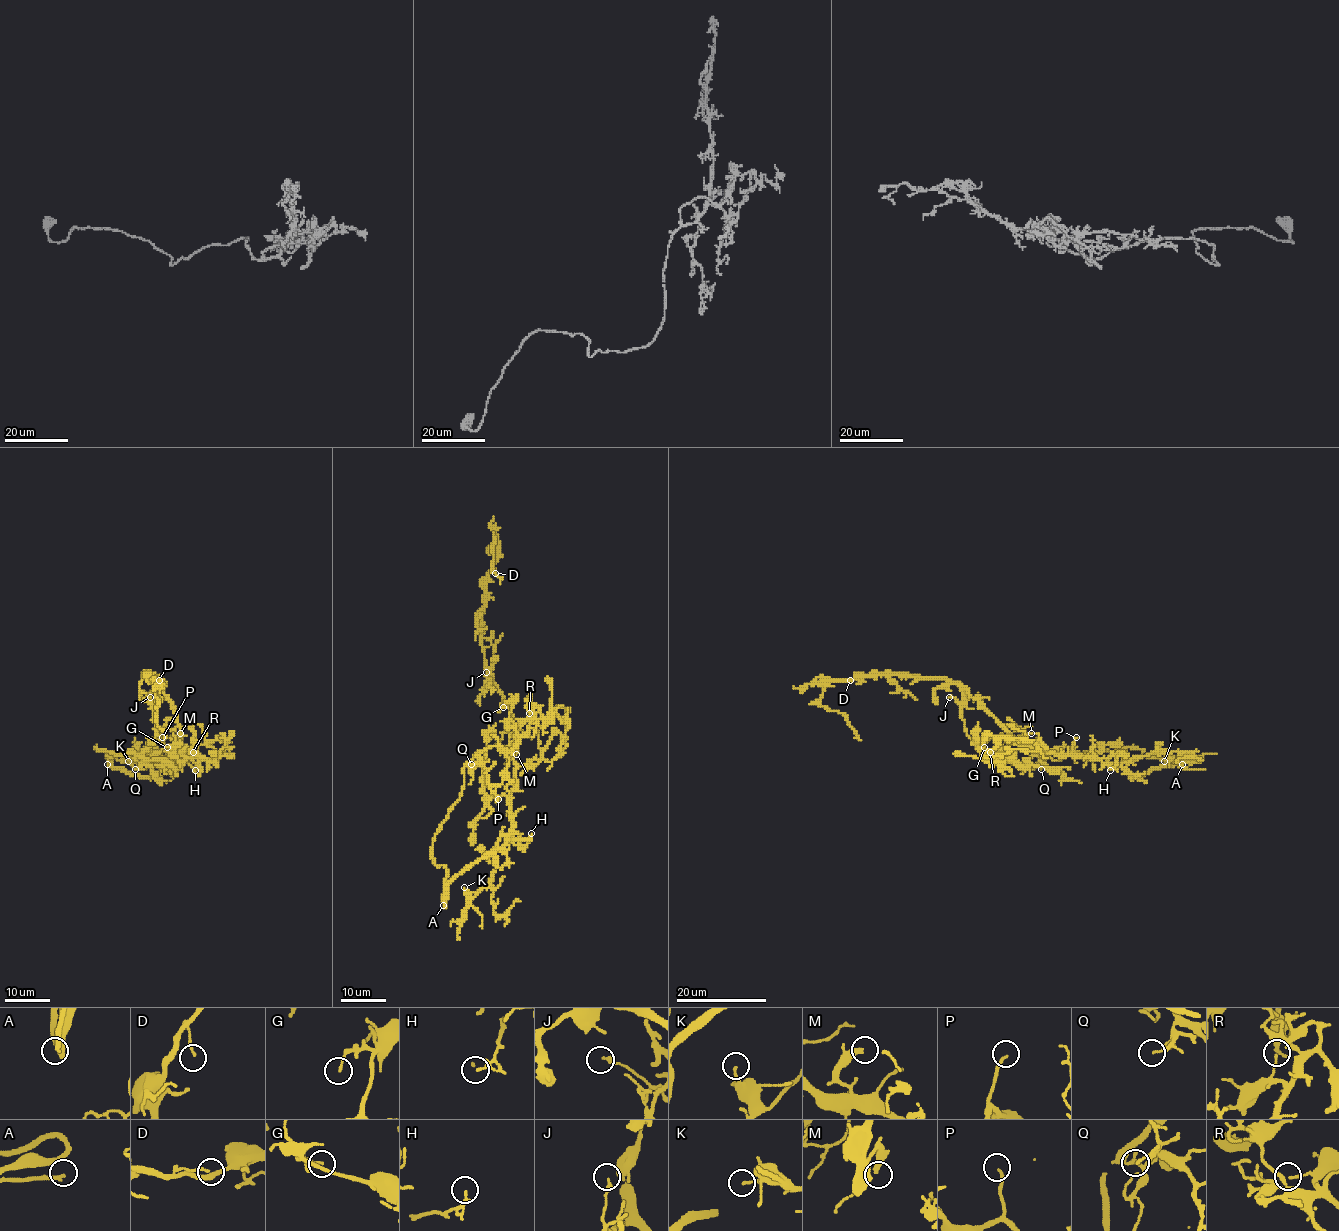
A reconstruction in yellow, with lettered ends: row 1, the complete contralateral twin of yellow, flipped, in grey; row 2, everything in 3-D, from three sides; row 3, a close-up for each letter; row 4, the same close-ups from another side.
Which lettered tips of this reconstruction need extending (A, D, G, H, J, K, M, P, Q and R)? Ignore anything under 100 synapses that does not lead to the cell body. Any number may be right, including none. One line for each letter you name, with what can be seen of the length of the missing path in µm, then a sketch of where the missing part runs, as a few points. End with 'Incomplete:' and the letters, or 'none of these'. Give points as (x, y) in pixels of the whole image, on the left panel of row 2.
A: Missing length about 110 µm
Incomplete: A

